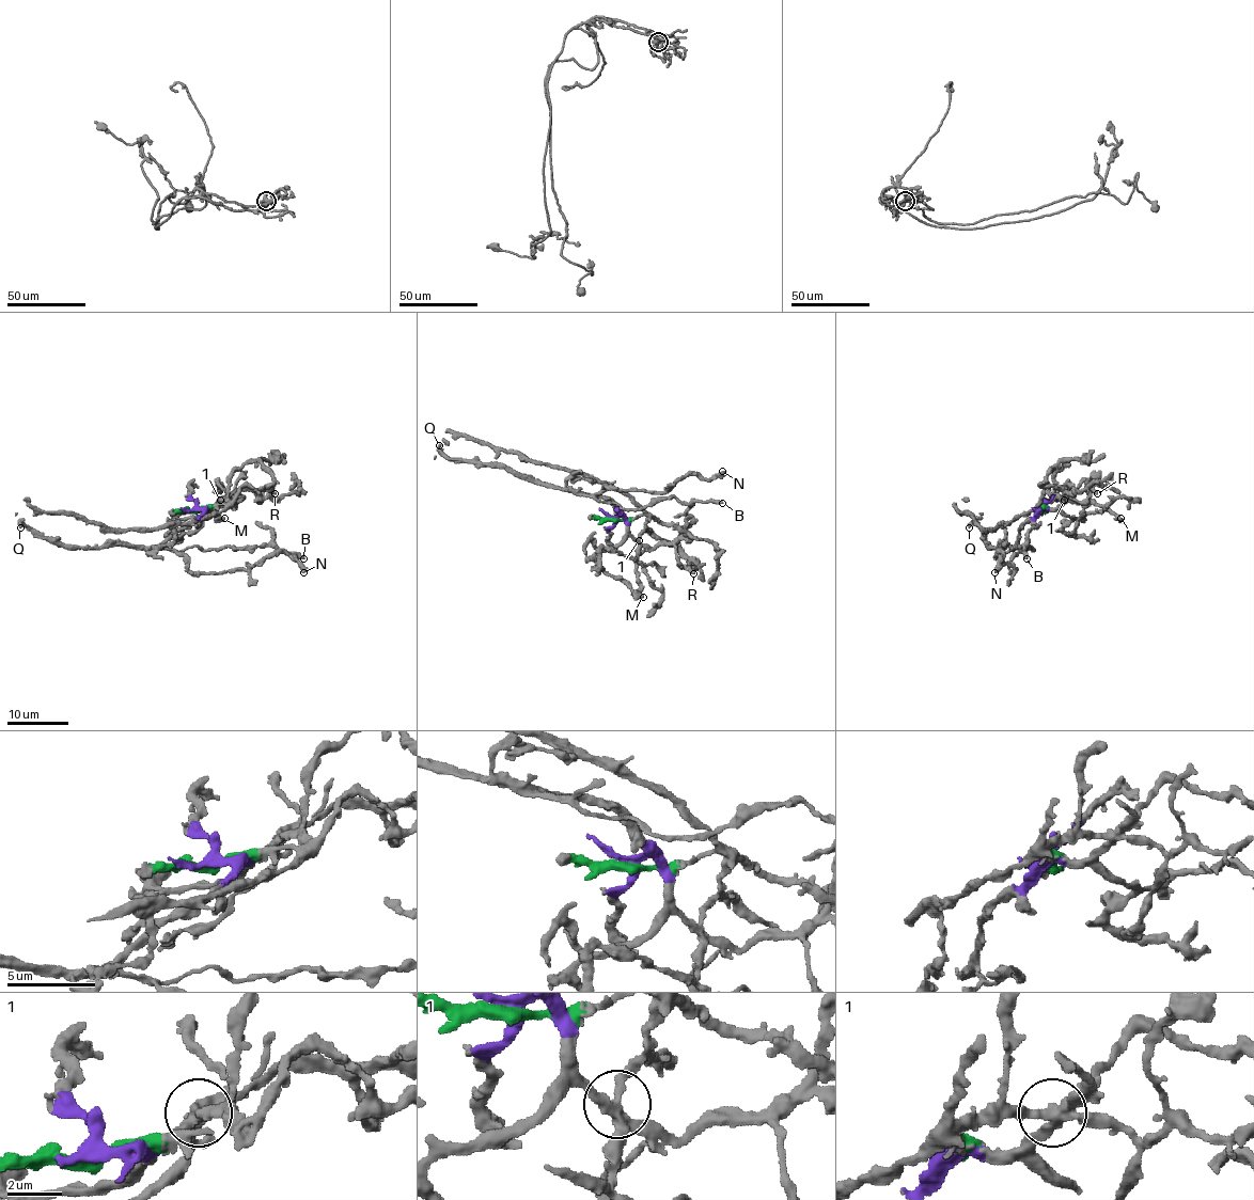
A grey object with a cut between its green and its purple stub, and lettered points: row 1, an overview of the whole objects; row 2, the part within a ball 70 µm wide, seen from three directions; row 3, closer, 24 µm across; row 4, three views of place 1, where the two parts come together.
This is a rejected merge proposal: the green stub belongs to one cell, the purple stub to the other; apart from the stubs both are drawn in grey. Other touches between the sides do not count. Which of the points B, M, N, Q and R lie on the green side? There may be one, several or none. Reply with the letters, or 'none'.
none

